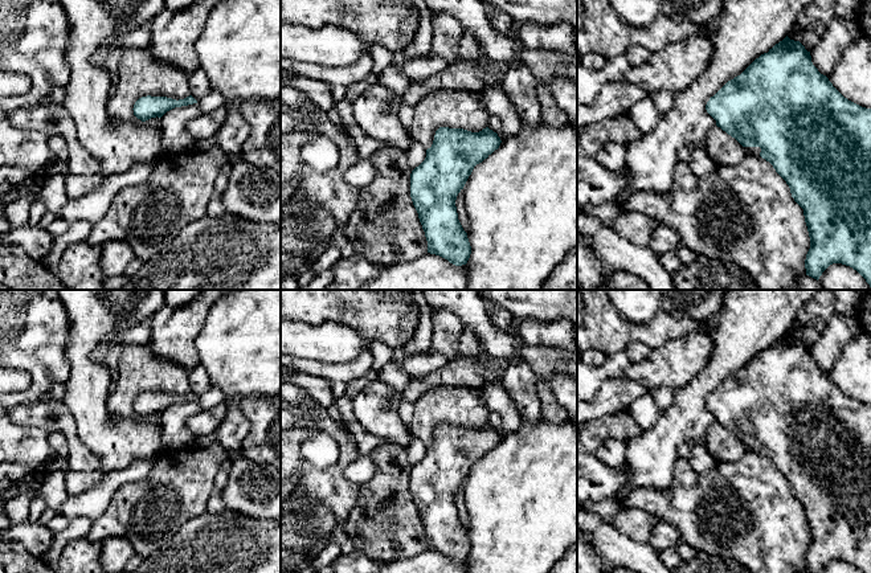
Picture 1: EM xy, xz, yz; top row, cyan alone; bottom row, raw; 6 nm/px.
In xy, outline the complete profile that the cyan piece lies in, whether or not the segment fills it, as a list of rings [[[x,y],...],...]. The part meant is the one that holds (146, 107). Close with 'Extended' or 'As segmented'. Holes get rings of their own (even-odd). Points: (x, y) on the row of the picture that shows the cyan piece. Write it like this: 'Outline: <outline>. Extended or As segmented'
Outline: [[[189,95],[184,99],[172,99],[167,97],[142,97],[139,98],[135,105],[134,105],[134,115],[140,119],[142,122],[146,122],[151,118],[161,118],[167,111],[175,109],[175,107],[181,107],[181,106],[188,106],[197,103],[197,101]]]. As segmented

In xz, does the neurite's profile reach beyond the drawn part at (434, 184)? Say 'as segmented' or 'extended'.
as segmented

